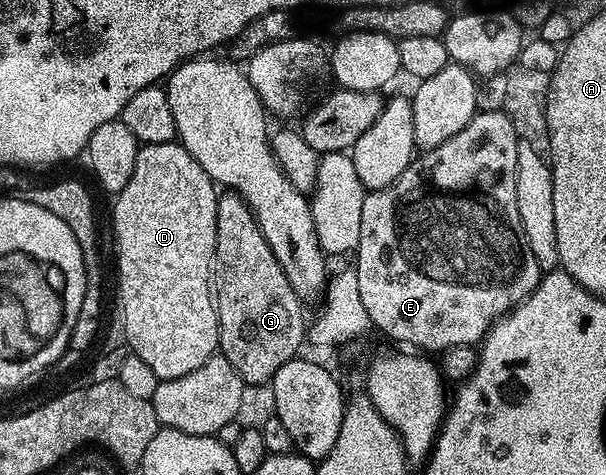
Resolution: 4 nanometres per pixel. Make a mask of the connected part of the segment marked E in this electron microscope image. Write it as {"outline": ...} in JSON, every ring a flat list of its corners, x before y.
{"outline":[[505,109,479,110,456,136,444,140,431,150,421,151,392,184,379,190,369,191,363,200,363,211,360,221,360,238,356,249,358,265,356,271,360,284,361,303,370,317,370,325,376,331,395,338,398,342,411,342,411,347,422,352,435,350,441,352,449,346,474,346,481,343,490,327,499,318,510,313,514,307,527,298,538,286,544,273,539,266,536,256,532,256,532,248,528,248,528,240,524,236,524,224,520,224,520,211,516,209,516,156,518,155,519,136,512,120,506,115]]}

